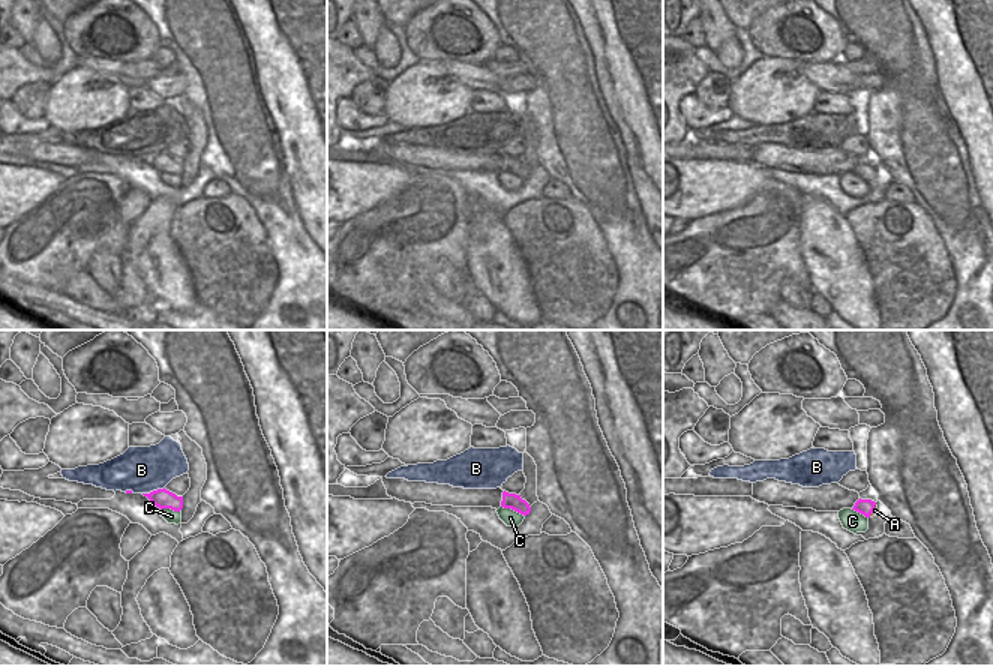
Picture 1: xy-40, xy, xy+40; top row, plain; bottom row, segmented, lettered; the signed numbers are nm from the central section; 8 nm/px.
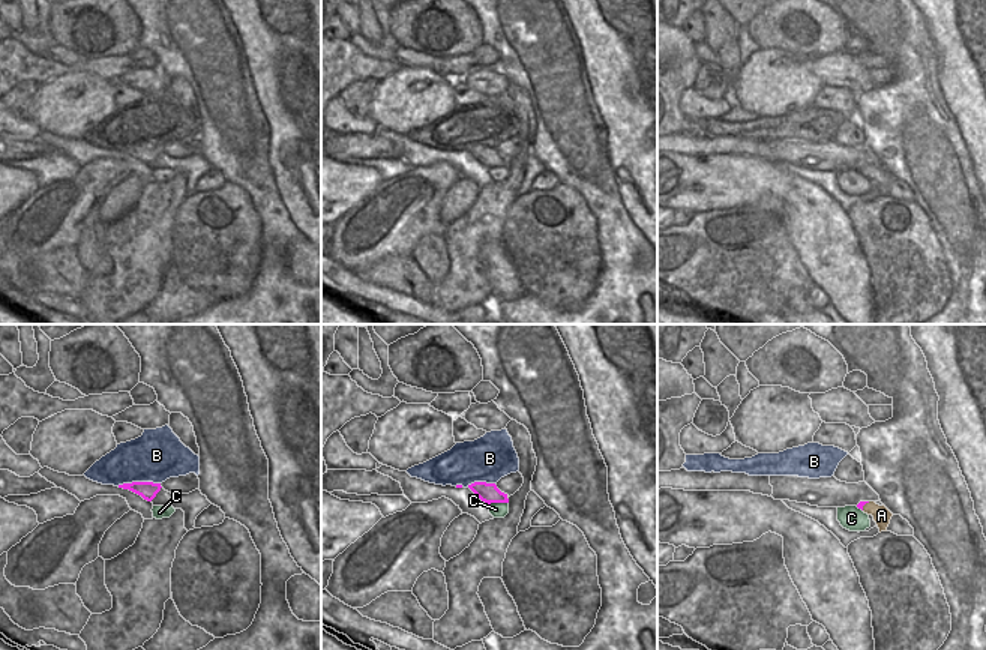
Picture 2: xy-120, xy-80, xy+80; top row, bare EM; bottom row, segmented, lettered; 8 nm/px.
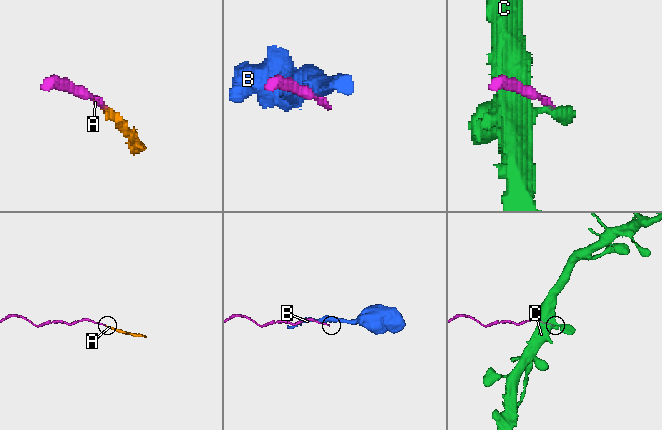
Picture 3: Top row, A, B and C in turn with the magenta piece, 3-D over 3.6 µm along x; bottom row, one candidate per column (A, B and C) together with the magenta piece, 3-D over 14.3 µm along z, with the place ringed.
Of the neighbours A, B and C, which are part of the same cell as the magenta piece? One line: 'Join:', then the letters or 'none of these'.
Join: A.

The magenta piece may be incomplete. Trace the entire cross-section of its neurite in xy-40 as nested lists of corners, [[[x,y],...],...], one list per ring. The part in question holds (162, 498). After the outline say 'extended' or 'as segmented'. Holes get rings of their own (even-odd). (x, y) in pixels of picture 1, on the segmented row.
[[[165,488],[142,495],[147,496],[160,510],[171,508],[174,512],[180,512],[183,508],[183,496],[177,496]]] | as segmented

